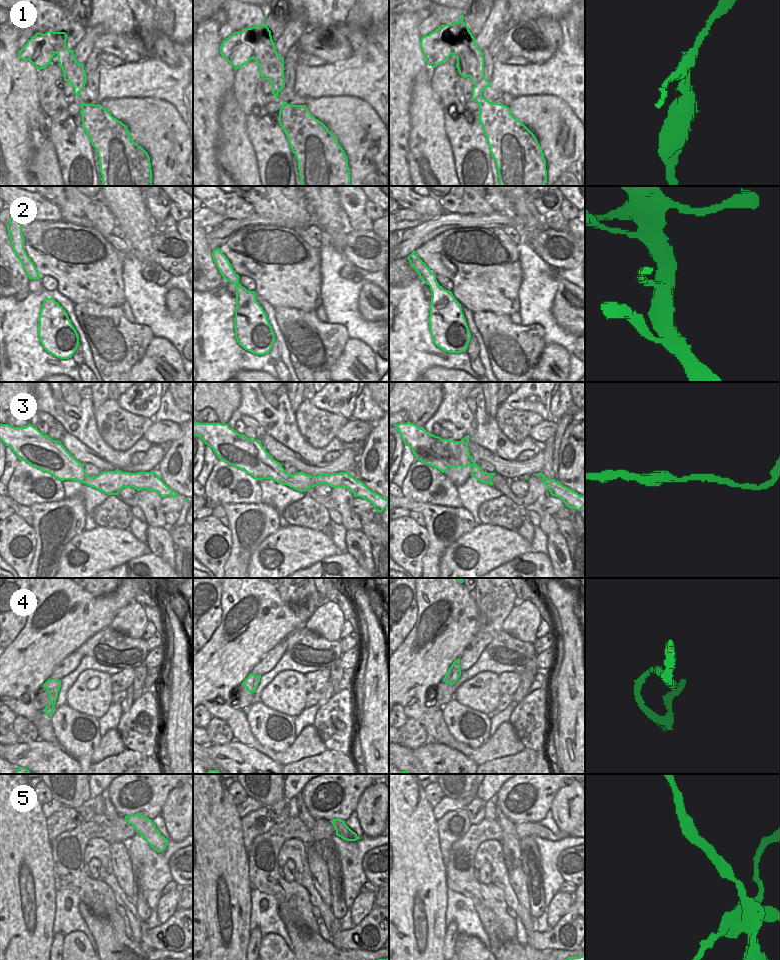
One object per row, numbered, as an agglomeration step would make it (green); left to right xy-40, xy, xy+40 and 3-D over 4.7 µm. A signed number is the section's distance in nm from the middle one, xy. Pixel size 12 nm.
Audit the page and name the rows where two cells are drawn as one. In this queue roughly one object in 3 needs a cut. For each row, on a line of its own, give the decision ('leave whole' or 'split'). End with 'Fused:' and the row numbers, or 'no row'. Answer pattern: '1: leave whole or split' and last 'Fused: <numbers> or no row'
1: split
2: split
3: leave whole
4: leave whole
5: split
Fused: 1, 2, 5

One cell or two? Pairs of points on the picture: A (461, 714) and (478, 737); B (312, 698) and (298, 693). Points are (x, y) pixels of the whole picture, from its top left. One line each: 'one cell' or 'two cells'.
A: one cell
B: two cells

